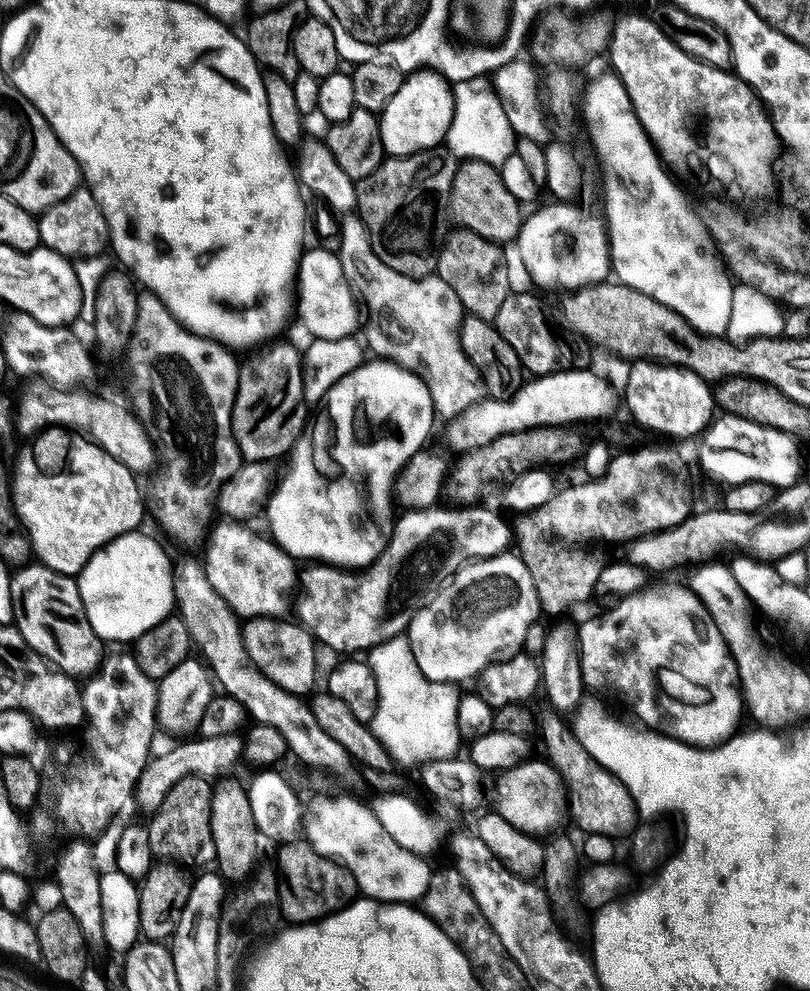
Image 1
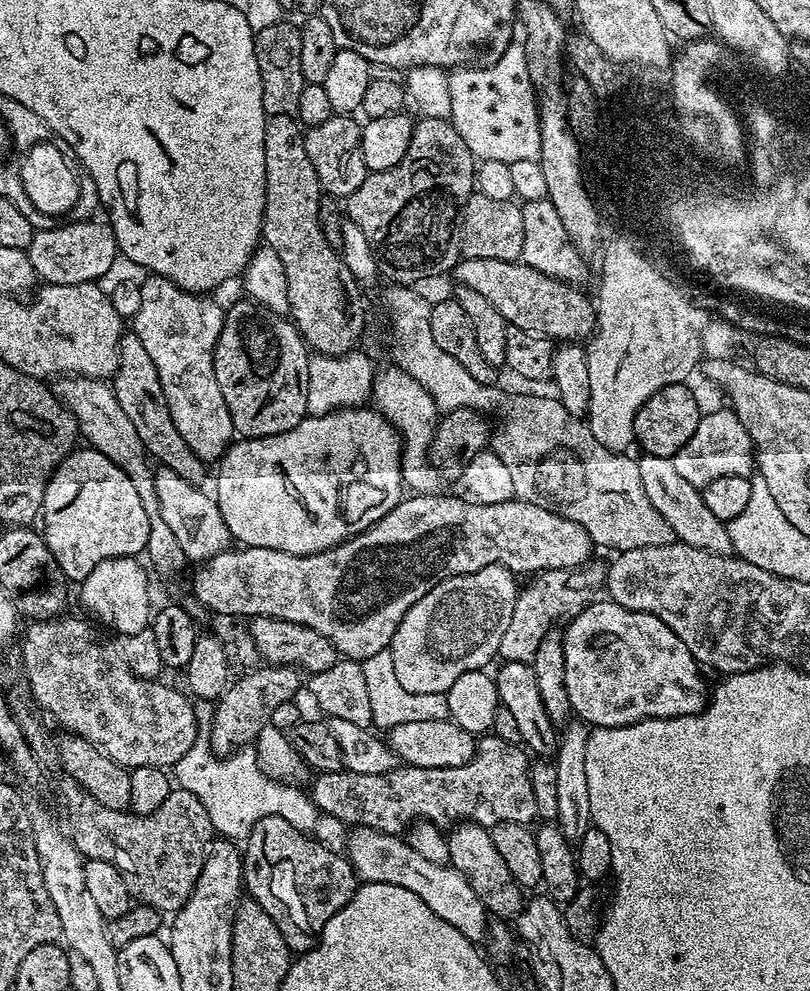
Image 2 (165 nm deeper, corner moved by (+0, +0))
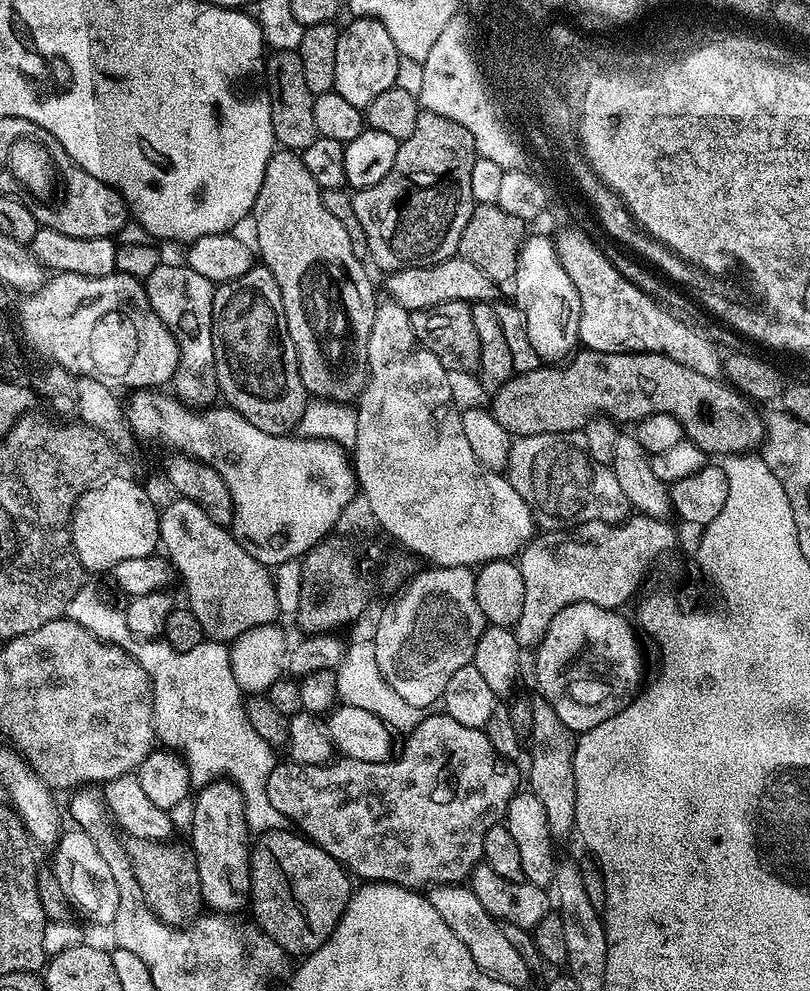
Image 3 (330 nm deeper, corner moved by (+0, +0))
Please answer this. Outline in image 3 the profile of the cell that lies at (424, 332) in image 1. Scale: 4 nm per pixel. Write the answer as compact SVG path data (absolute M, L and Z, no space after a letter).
M563 432L562 434L534 434L513 439L506 475L510 486L522 494L528 507L535 513L534 520L544 530L571 530L579 524L600 520L604 524L618 524L628 519L630 505L618 478L614 478L611 467L600 464L584 447L584 433Z

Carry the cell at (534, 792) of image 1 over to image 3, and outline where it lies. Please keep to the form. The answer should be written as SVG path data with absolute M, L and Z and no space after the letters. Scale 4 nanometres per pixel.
M439 714L439 716L425 715L422 723L407 733L405 740L408 741L404 744L404 754L400 758L398 756L387 760L385 764L358 762L347 758L340 758L335 762L326 764L277 763L276 769L273 770L266 782L266 794L270 794L270 802L274 806L274 810L278 810L278 814L286 814L288 821L295 825L303 835L307 836L313 844L317 844L322 850L326 850L326 854L330 854L330 858L334 858L343 864L353 877L361 876L359 878L361 881L398 884L401 888L413 890L423 889L427 884L435 886L467 881L476 865L483 861L486 830L490 830L490 826L501 823L507 817L510 798L518 791L519 784L516 783L519 780L521 783L522 780L521 773L520 776L516 773L517 765L513 761L503 760L498 754L498 750L494 750L494 746L490 746L490 738L486 738L483 728L459 725L454 718L445 714Z

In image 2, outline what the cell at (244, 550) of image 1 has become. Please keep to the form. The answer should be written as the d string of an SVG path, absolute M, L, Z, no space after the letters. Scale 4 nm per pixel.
M157 467L155 469L154 490L158 490L158 506L166 526L174 530L174 538L182 545L185 557L189 561L203 562L214 558L219 552L227 552L233 543L222 510L216 504L215 495L203 492L203 487L186 482L174 470Z

